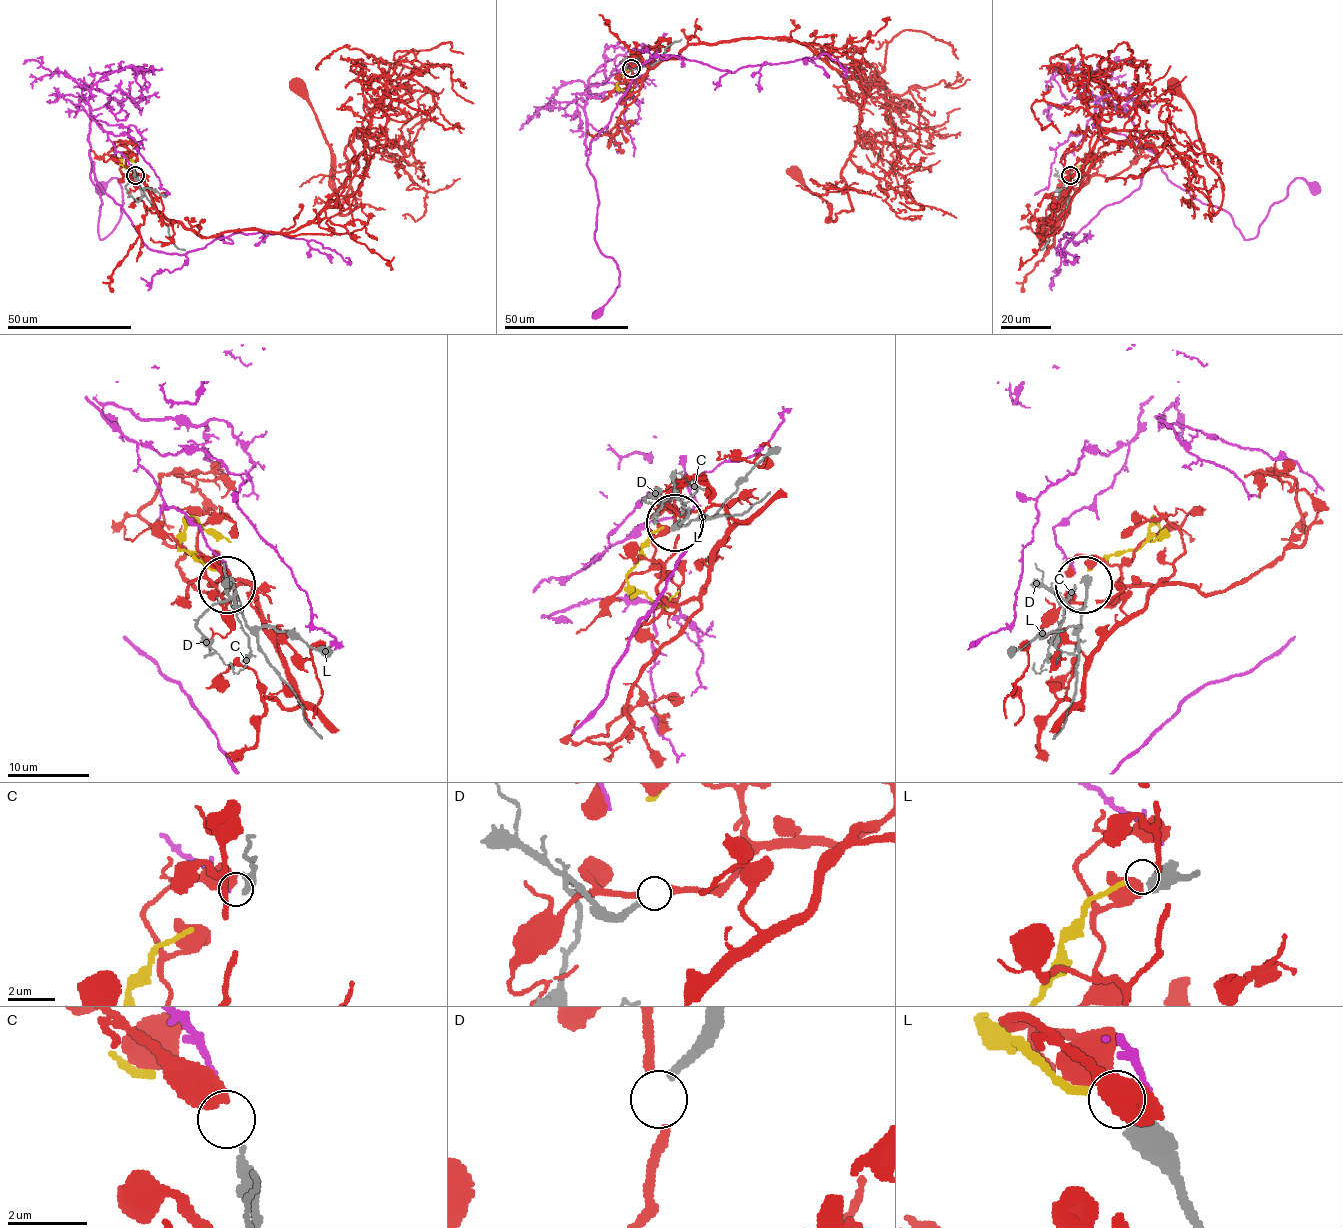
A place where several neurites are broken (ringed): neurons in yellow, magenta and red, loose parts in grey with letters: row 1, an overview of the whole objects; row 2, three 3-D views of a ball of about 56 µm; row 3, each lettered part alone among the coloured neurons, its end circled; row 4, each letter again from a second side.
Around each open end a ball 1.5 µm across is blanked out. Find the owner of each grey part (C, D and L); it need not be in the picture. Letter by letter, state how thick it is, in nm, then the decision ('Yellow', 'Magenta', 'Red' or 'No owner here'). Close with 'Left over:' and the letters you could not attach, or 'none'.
C: Thickness 300 nm. Magenta
D: Thickness 240 nm. No owner here
L: Thickness 600 nm. Yellow
Left over: D

